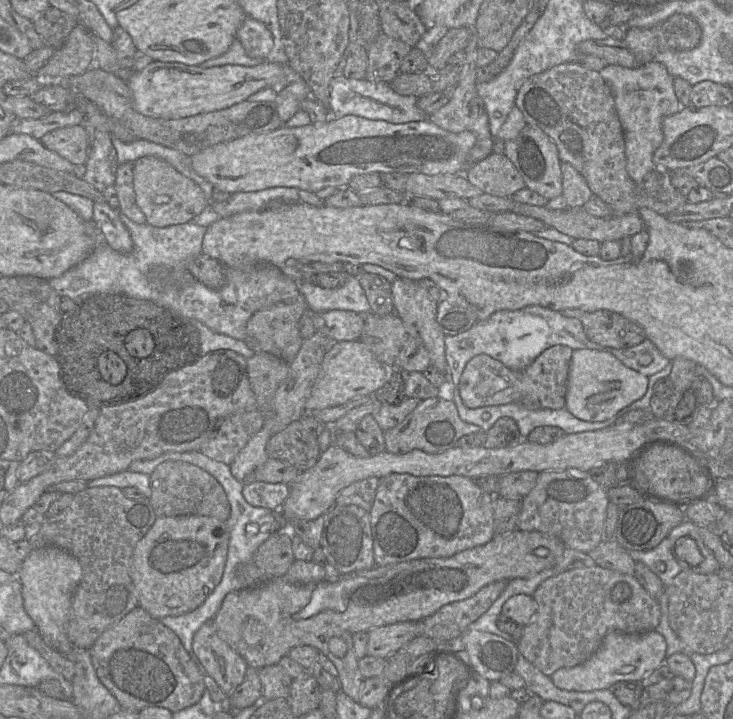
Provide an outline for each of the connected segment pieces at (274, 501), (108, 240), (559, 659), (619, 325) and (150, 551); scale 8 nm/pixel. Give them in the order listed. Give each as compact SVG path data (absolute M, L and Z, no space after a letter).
M253 482L244 484L242 494L254 507L281 510L290 492L290 486L283 483Z
M93 203L91 223L101 232L102 243L120 253L130 253L133 241L125 225L119 219L118 209L103 203Z
M598 565L572 569L545 580L534 592L533 598L537 603L537 612L532 621L524 626L517 649L520 655L549 677L560 668L574 667L588 660L608 632L641 634L655 630L661 620L658 600L633 575Z
M565 309L560 313L565 317L580 320L587 338L601 346L627 349L646 339L646 333L640 325L616 312L607 310L586 312L579 309Z
M200 515L157 517L137 543L130 575L138 604L152 617L181 616L204 603L220 583L227 560L230 533L226 522Z

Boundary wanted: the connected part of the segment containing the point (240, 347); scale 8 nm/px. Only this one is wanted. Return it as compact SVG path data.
M198 320L187 321L193 325L201 335L202 356L218 350L232 350L246 359L256 354L242 340L215 332Z

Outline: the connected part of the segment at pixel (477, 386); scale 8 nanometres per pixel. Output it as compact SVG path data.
M551 346L523 370L510 369L487 354L478 354L463 370L459 394L465 406L471 409L508 403L521 403L531 409L564 408L572 353L568 346Z

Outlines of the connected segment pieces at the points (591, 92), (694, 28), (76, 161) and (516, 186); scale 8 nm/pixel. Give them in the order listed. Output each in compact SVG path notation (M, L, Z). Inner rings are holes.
M576 62L563 63L554 66L542 73L528 78L521 85L516 96L515 106L521 110L527 125L539 128L554 141L560 161L571 164L585 178L593 195L600 197L604 202L606 202L614 213L625 215L638 210L636 208L636 184L627 172L624 133L617 115L614 96L598 71L587 69Z
M676 13L650 28L631 27L624 42L638 64L644 65L660 52L693 49L701 37L702 30L696 20Z
M82 124L55 129L39 140L44 147L76 166L84 166L87 160L88 135Z
M493 151L483 160L469 165L465 177L482 193L495 197L511 198L515 192L526 188L523 178L503 151Z

